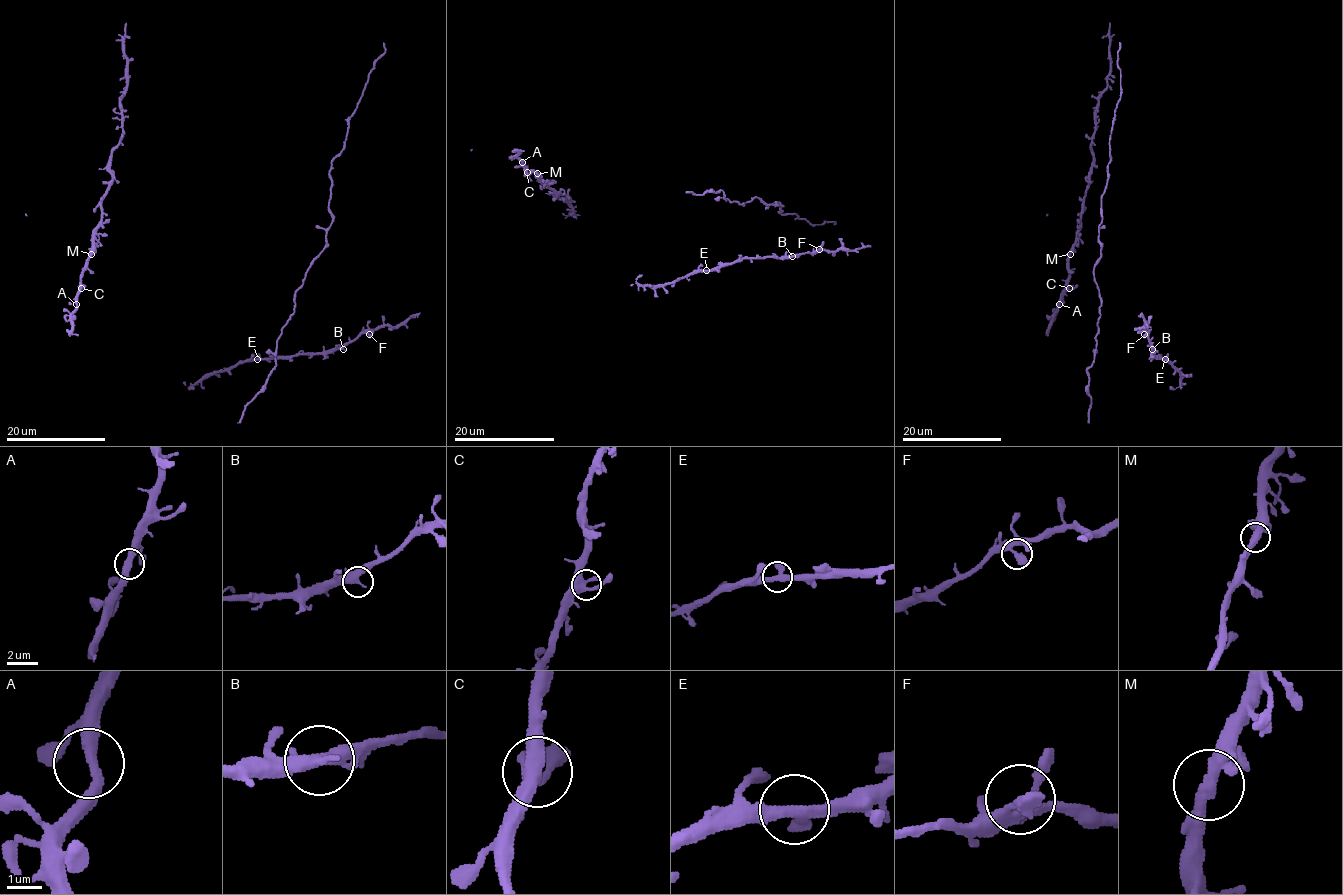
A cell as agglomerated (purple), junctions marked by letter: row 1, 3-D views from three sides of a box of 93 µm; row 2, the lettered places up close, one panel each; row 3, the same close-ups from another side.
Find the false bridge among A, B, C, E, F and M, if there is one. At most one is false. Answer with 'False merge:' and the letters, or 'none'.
False merge: none

